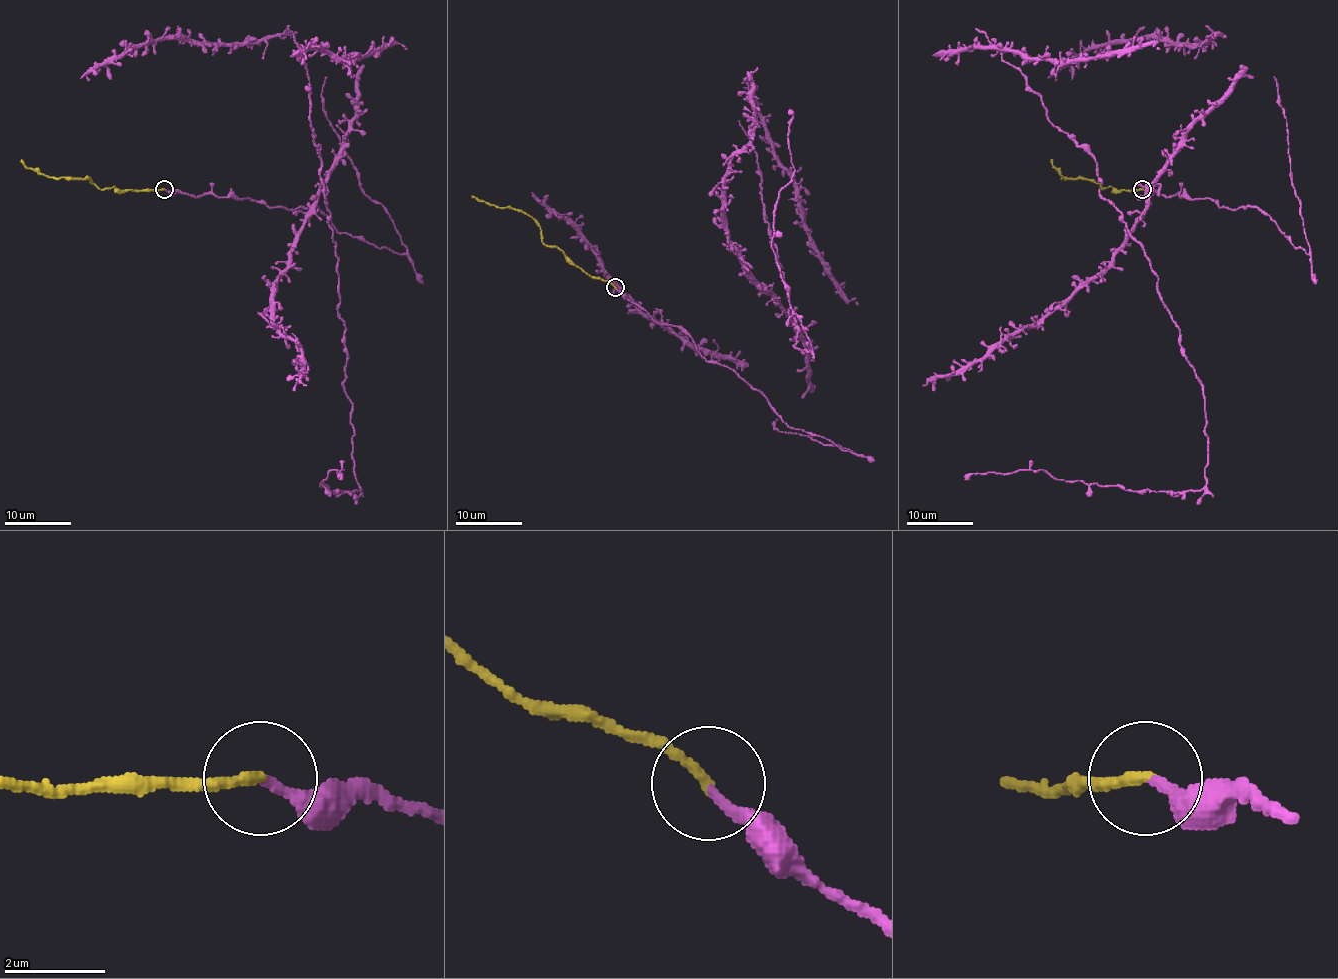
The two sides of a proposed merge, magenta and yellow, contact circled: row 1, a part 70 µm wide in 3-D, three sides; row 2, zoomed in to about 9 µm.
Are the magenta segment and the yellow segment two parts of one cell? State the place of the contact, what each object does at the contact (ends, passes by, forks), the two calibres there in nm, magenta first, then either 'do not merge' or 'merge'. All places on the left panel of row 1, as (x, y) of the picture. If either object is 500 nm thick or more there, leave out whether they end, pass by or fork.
place (164, 189); magenta ends; yellow ends; calibres 190 and 200 nm; merge

